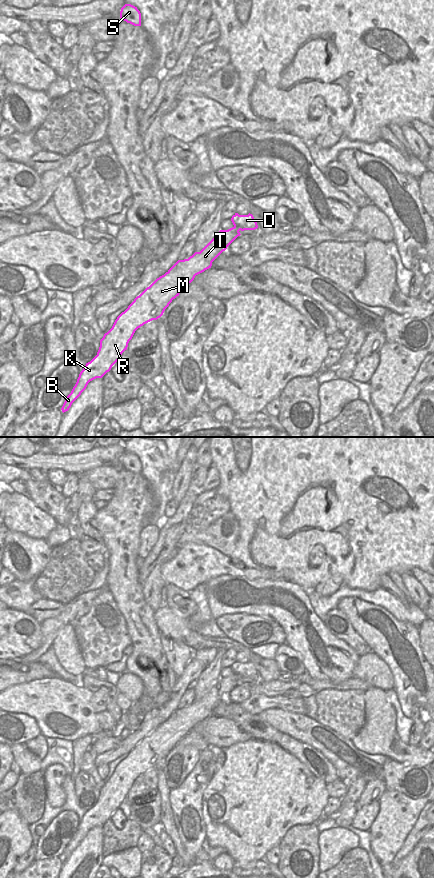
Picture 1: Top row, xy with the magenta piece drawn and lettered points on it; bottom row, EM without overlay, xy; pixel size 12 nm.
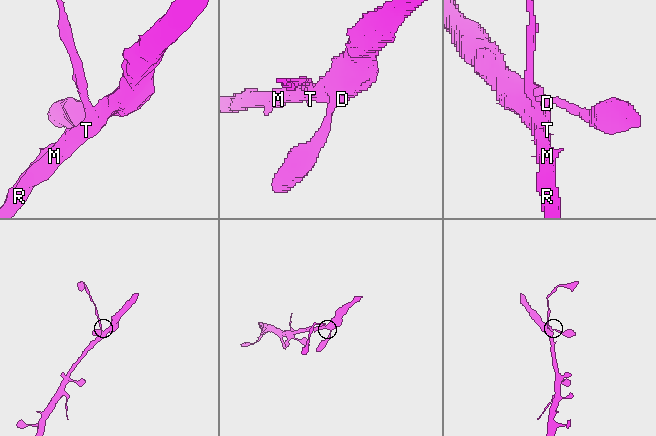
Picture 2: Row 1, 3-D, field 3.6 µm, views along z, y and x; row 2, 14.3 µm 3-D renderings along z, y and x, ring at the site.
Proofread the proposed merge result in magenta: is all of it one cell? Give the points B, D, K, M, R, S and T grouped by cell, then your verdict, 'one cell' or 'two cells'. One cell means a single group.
groups B D K M R S T; one cell

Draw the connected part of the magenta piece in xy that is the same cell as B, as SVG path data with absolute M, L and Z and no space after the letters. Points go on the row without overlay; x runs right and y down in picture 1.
M235 661L231 669L233 675L220 678L200 699L188 707L178 708L164 723L147 735L128 756L115 768L112 776L100 788L97 803L80 820L71 841L61 858L66 860L72 851L86 837L88 831L102 826L127 798L135 779L144 772L160 766L165 757L180 740L191 731L195 724L211 716L212 710L240 684L240 678L255 678L257 670L252 662Z

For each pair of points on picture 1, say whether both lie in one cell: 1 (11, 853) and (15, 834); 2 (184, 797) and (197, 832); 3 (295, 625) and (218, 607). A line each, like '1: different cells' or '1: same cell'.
1: same cell
2: same cell
3: same cell

